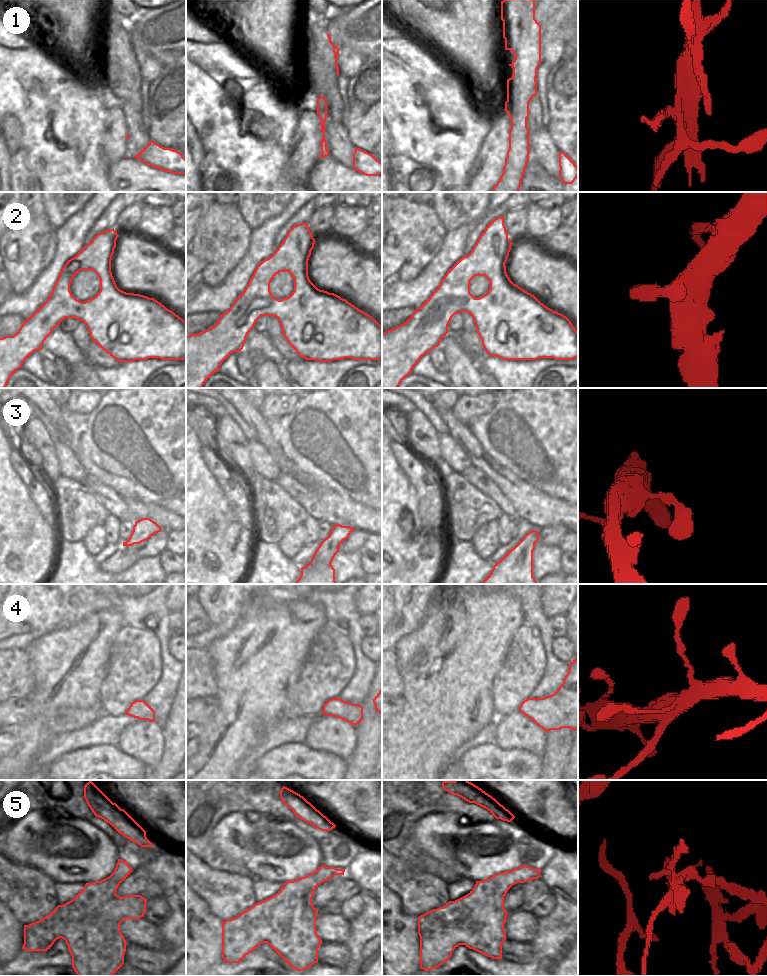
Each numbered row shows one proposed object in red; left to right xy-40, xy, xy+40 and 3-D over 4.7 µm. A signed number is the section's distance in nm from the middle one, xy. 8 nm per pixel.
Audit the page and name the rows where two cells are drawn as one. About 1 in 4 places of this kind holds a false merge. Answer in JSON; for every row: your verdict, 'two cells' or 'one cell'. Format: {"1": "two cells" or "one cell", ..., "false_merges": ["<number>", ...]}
{"1": "two cells", "2": "one cell", "3": "one cell", "4": "one cell", "5": "two cells", "false_merges": ["1", "5"]}

